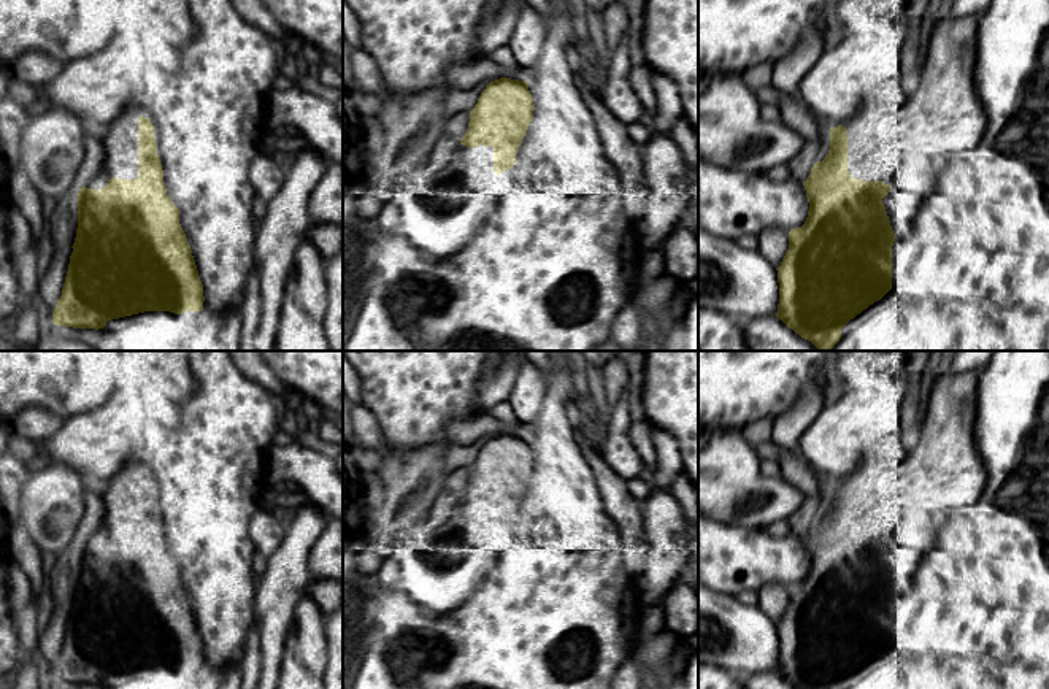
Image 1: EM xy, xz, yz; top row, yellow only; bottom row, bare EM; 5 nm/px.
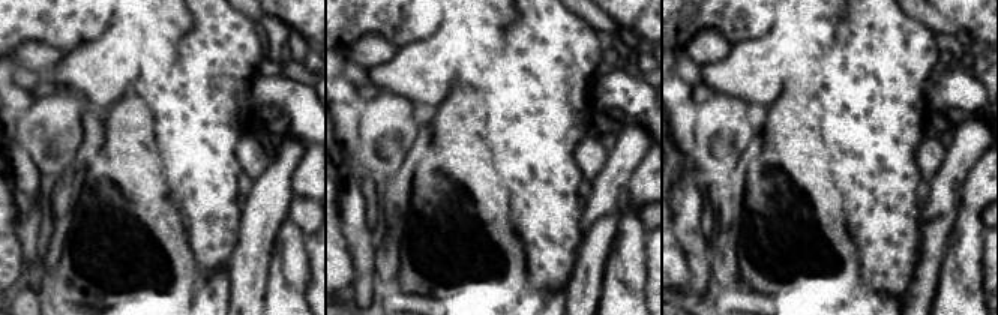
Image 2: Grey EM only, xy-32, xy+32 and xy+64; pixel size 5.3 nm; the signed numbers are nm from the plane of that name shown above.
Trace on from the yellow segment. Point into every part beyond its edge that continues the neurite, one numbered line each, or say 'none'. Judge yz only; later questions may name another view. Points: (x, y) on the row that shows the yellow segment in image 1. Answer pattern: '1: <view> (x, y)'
1: yz (945, 115)

